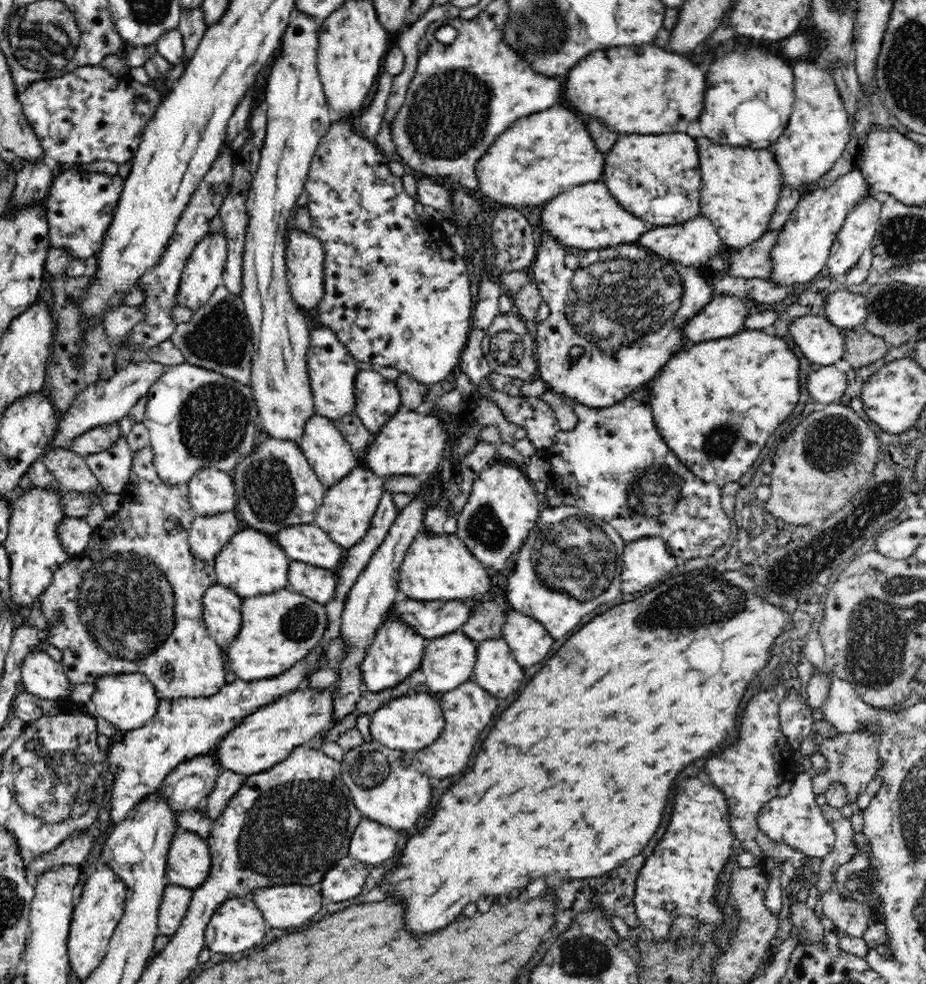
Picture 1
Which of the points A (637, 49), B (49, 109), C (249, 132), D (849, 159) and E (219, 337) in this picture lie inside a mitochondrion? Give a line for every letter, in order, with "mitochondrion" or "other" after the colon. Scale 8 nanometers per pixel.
A: other
B: other
C: other
D: other
E: mitochondrion

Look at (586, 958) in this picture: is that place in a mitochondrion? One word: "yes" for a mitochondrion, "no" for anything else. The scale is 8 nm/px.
yes

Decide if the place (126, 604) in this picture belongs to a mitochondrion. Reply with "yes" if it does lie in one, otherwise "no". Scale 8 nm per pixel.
yes

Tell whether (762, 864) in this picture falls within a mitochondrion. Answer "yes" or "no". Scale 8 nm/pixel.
no

